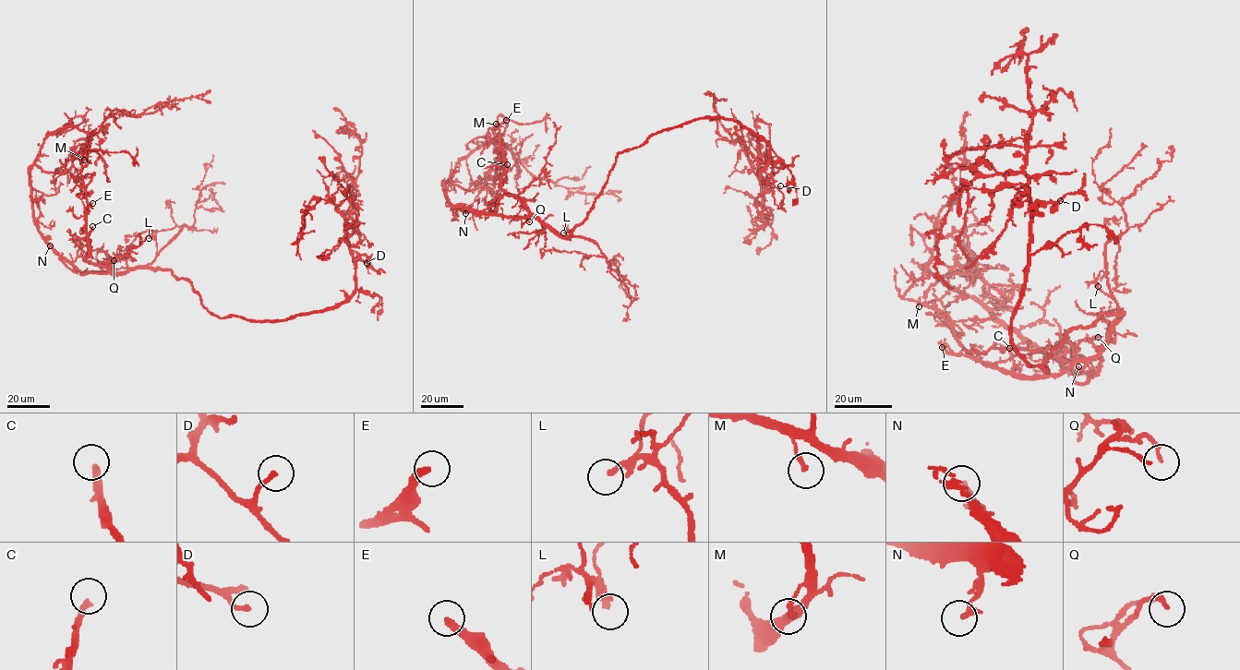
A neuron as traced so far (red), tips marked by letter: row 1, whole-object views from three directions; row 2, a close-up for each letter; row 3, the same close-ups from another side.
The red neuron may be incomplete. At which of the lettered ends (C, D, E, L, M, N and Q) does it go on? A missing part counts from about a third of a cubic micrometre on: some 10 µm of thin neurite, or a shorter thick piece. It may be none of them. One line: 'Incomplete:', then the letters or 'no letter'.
Incomplete: E, L, N

